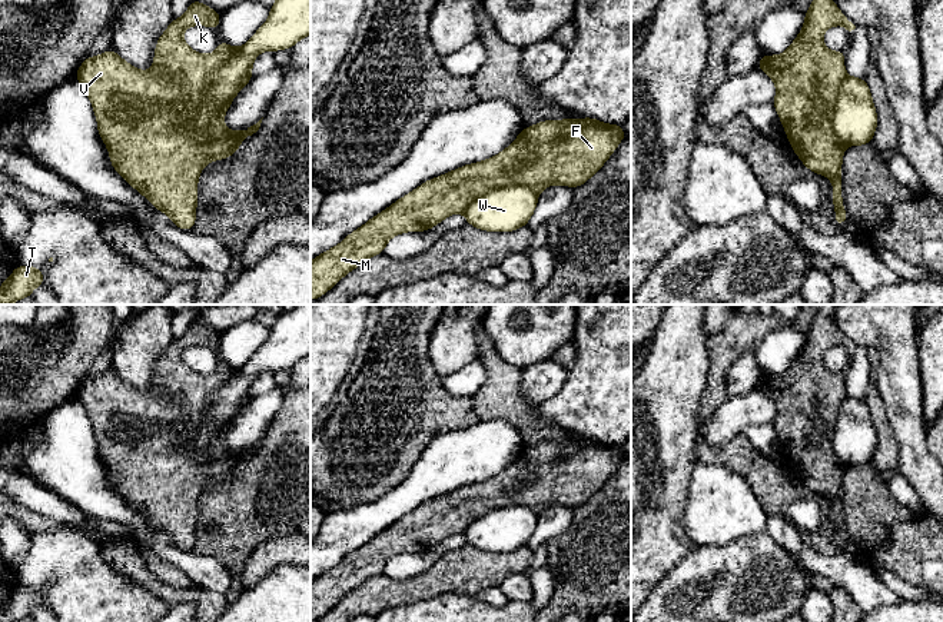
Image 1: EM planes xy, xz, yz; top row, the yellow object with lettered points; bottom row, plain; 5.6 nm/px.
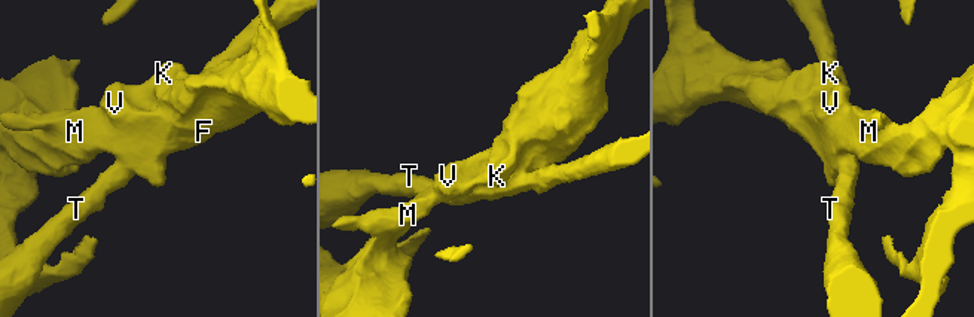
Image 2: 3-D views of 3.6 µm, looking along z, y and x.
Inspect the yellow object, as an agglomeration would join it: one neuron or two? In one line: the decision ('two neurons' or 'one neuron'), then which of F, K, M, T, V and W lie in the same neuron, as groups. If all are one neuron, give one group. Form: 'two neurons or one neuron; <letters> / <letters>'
two neurons; F K M V / T W

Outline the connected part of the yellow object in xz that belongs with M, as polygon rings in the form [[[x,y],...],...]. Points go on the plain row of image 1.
[[[592,438],[575,440],[542,440],[524,448],[518,458],[497,476],[469,483],[452,492],[429,499],[398,519],[388,529],[375,535],[363,546],[355,549],[339,565],[318,575],[311,582],[311,621],[323,616],[343,596],[372,576],[385,572],[386,563],[405,552],[425,552],[455,533],[464,533],[477,519],[508,506],[527,506],[541,513],[552,505],[580,508],[610,479],[622,459],[621,445],[607,445]]]

